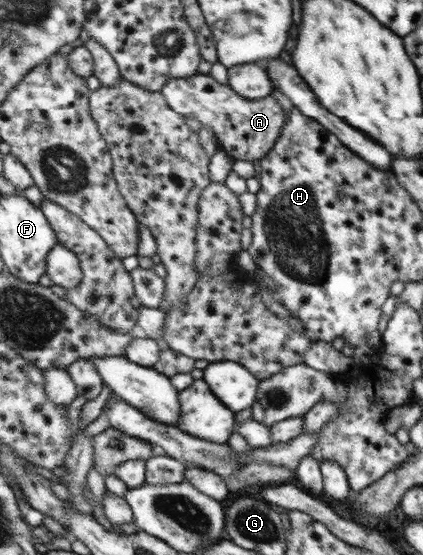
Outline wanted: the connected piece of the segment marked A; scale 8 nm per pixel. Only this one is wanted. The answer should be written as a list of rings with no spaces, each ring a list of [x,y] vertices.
[[[197,74],[171,80],[162,92],[176,112],[185,117],[194,117],[203,126],[212,129],[218,139],[218,146],[227,150],[236,160],[262,162],[274,151],[282,139],[283,128],[287,127],[290,120],[290,114],[275,94],[267,99],[248,100],[229,84],[225,86],[210,75]]]

